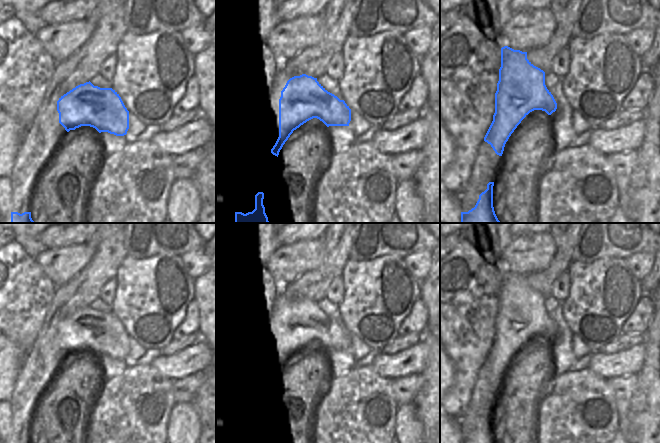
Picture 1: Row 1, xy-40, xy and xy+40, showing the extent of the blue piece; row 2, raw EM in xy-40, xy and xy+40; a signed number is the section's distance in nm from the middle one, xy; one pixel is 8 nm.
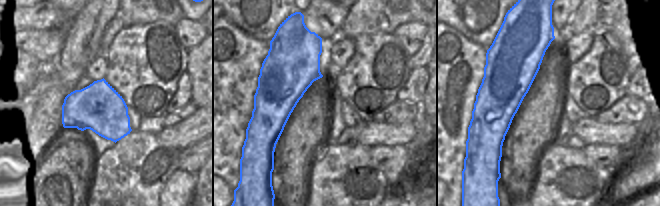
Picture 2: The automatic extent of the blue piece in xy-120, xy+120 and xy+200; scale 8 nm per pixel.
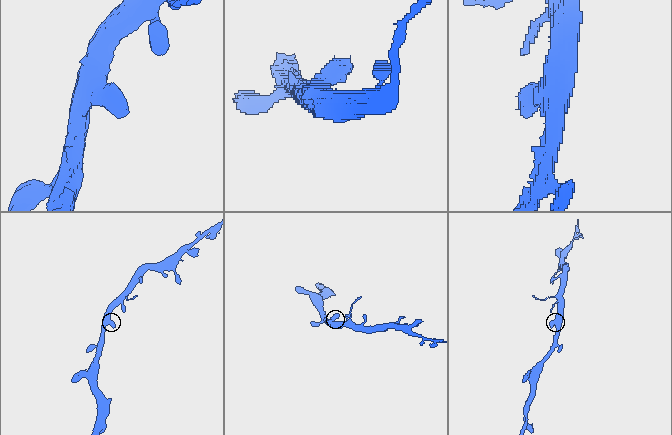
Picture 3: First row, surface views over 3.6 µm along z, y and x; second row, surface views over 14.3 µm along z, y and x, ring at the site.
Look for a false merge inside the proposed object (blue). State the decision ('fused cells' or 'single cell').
single cell

